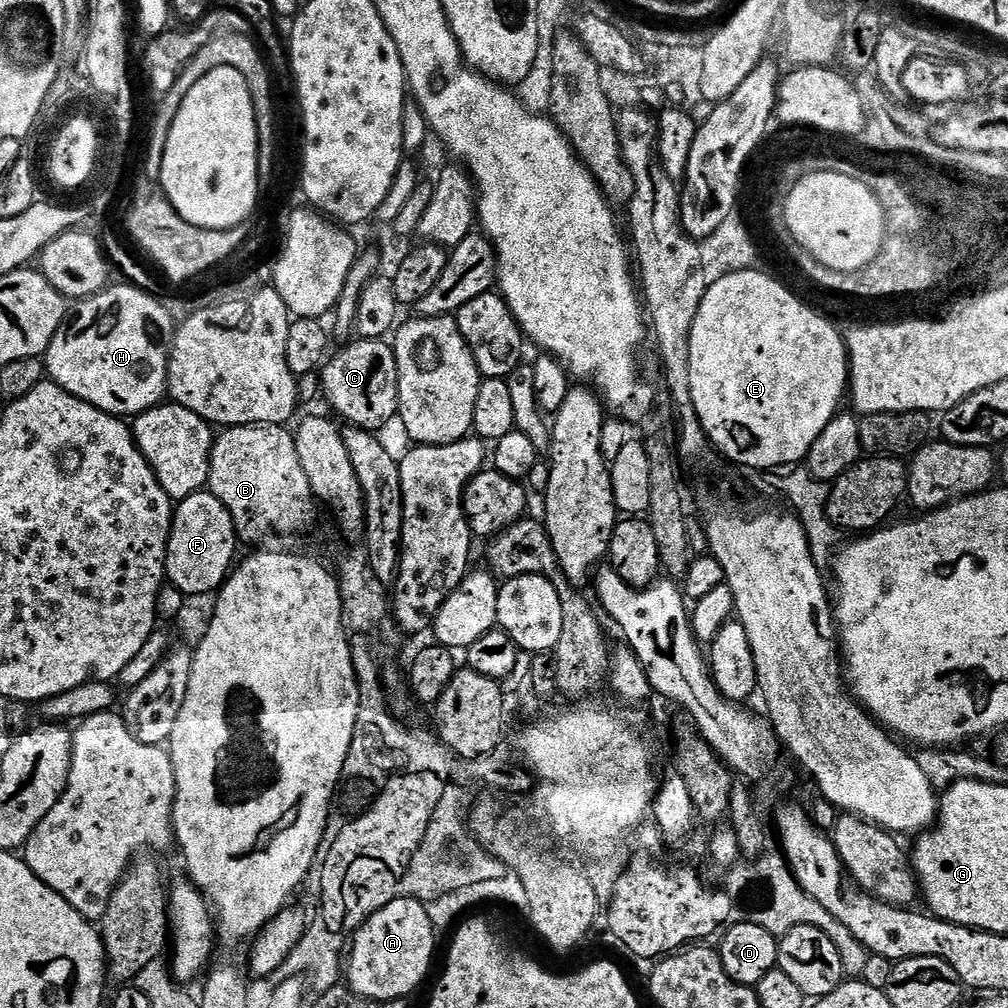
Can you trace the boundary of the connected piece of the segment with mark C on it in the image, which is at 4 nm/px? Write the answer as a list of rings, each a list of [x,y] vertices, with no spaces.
[[[355,339],[356,342],[352,343],[350,346],[342,349],[337,355],[336,353],[325,363],[324,367],[321,369],[321,393],[323,397],[327,398],[329,404],[342,416],[348,420],[347,423],[359,427],[366,431],[380,432],[384,426],[388,425],[392,420],[395,421],[397,414],[399,413],[400,406],[400,371],[398,370],[397,356],[395,349],[383,339]]]

